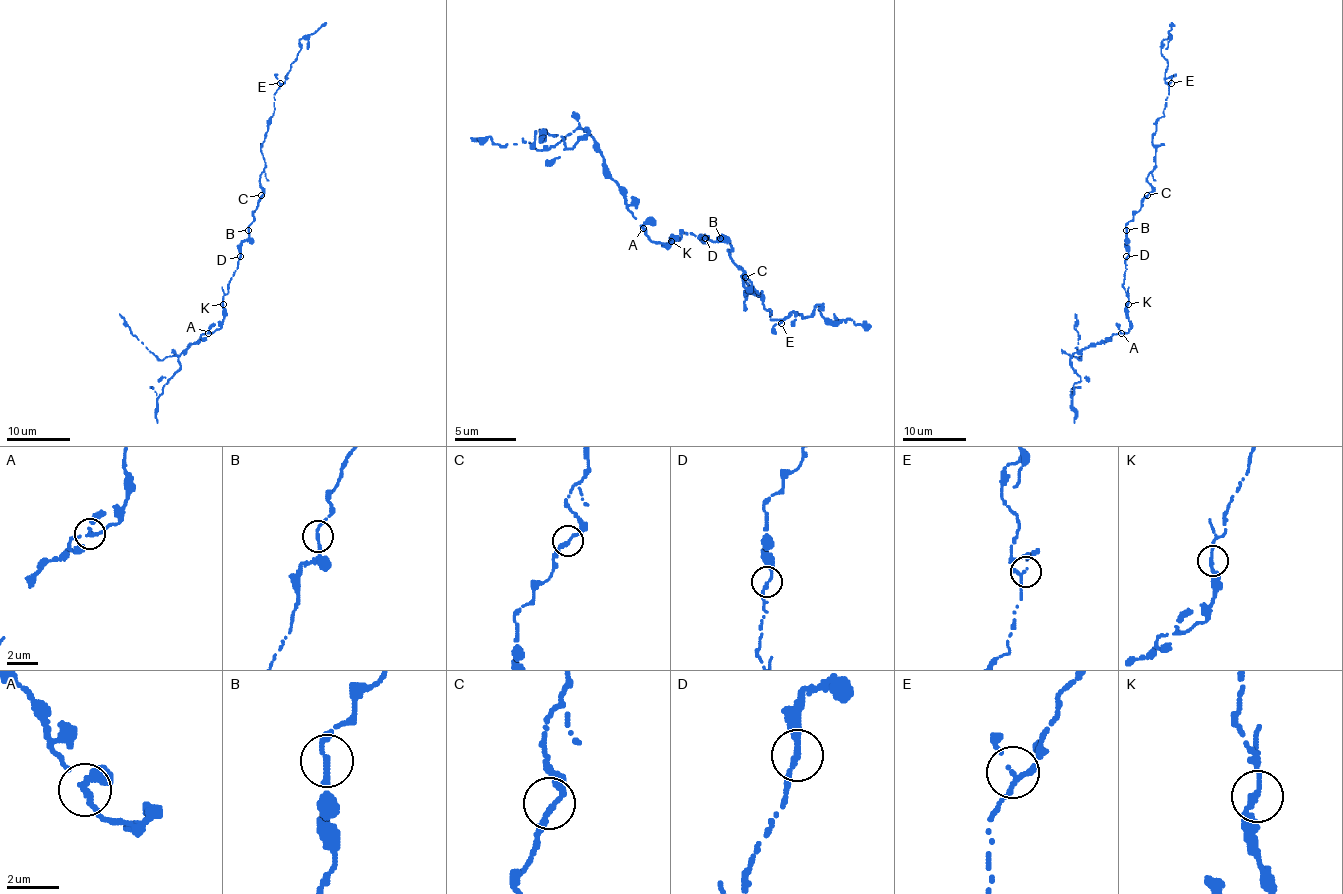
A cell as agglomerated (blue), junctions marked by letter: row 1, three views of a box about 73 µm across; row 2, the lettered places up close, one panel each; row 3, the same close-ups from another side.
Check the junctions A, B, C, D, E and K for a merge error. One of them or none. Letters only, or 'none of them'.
none of them

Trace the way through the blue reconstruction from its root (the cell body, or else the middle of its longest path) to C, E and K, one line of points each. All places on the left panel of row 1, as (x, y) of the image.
C: (247, 239), (261, 195)
E: (247, 239), (253, 212), (264, 192), (259, 182), (265, 165), (261, 144), (275, 110), (273, 94), (280, 83)
K: (247, 239), (240, 247), (237, 269), (229, 280), (223, 304)

